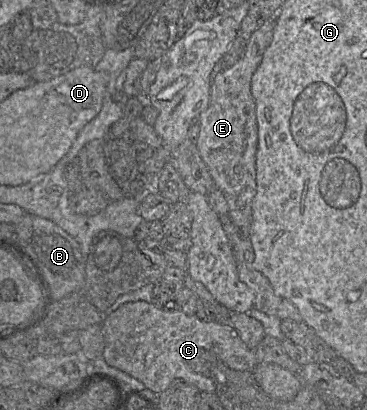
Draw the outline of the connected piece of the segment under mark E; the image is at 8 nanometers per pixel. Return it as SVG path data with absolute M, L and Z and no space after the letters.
M274 18L263 20L249 37L245 52L238 62L216 75L211 86L210 105L200 114L200 133L196 141L215 187L227 200L229 218L247 236L250 236L252 201L256 194L257 123L251 79L273 39L274 27Z

